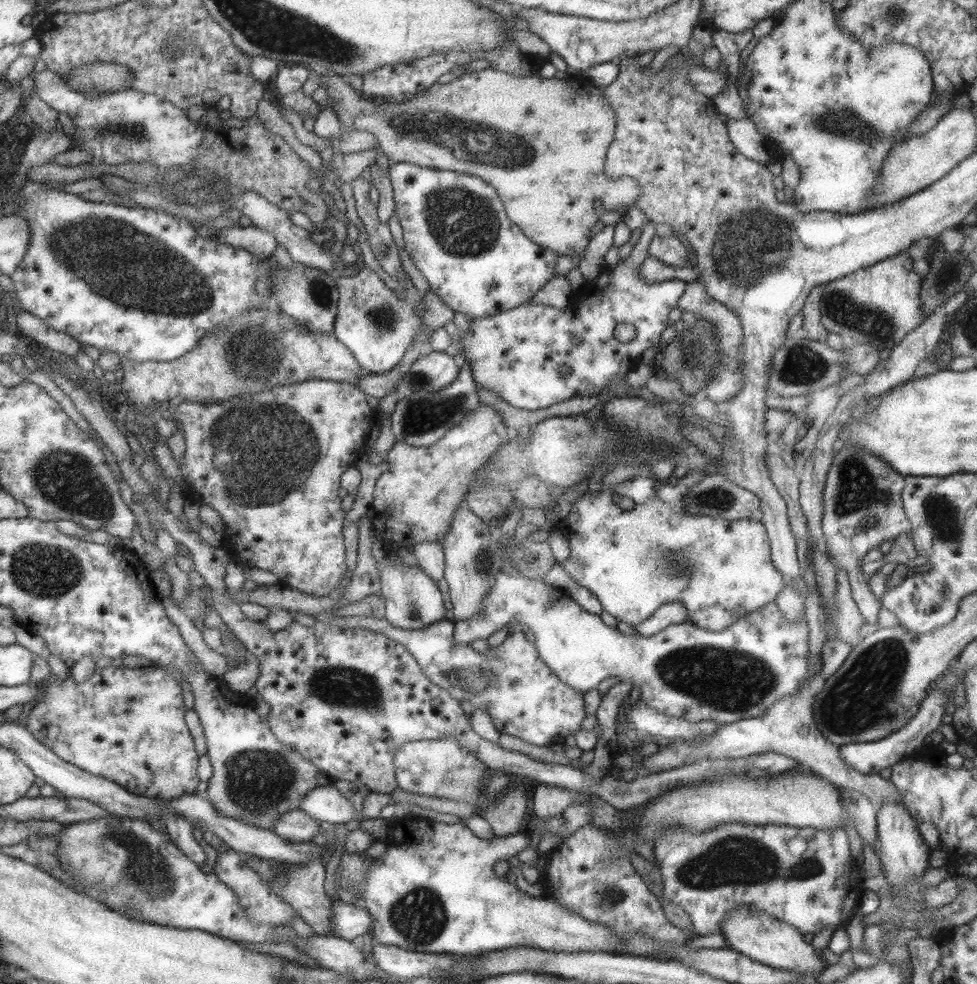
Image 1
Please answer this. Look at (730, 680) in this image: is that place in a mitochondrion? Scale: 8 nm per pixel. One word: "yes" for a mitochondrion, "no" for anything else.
yes

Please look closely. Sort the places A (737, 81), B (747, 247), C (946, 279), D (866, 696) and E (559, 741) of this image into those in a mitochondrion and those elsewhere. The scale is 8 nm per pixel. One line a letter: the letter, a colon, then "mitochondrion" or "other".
A: other
B: mitochondrion
C: mitochondrion
D: mitochondrion
E: other

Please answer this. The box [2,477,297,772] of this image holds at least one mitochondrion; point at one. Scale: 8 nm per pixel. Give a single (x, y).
(45, 570)

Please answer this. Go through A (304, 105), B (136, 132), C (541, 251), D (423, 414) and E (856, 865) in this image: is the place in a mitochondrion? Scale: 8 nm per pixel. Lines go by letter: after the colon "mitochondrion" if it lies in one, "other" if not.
A: other
B: mitochondrion
C: other
D: mitochondrion
E: other

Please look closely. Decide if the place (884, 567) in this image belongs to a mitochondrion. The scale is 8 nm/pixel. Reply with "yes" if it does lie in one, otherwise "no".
no

